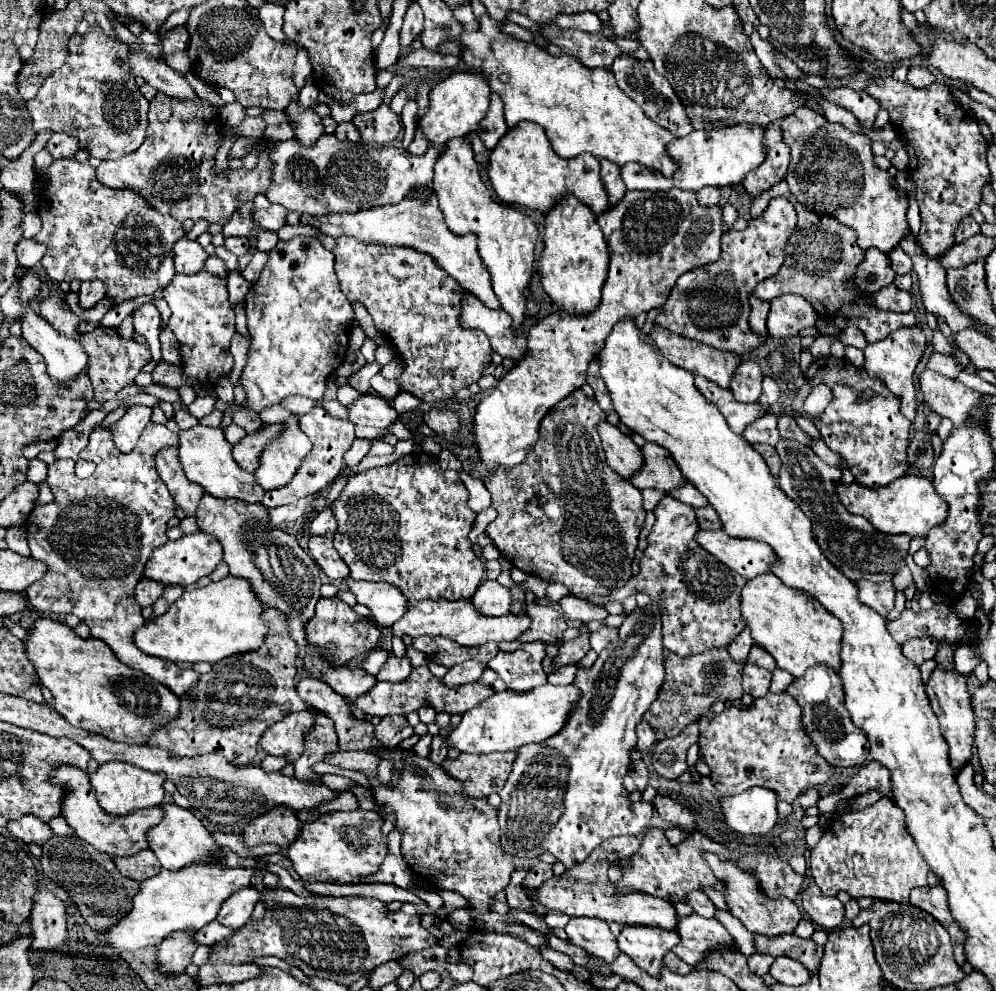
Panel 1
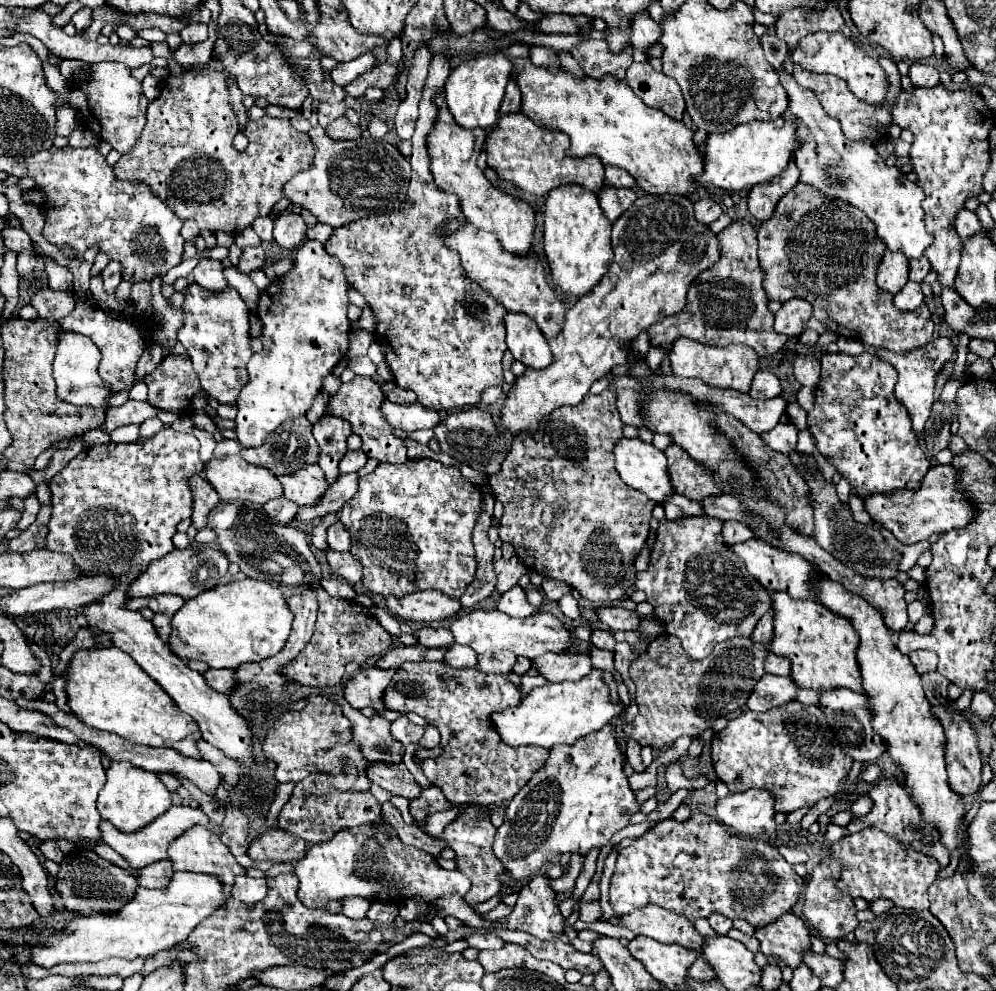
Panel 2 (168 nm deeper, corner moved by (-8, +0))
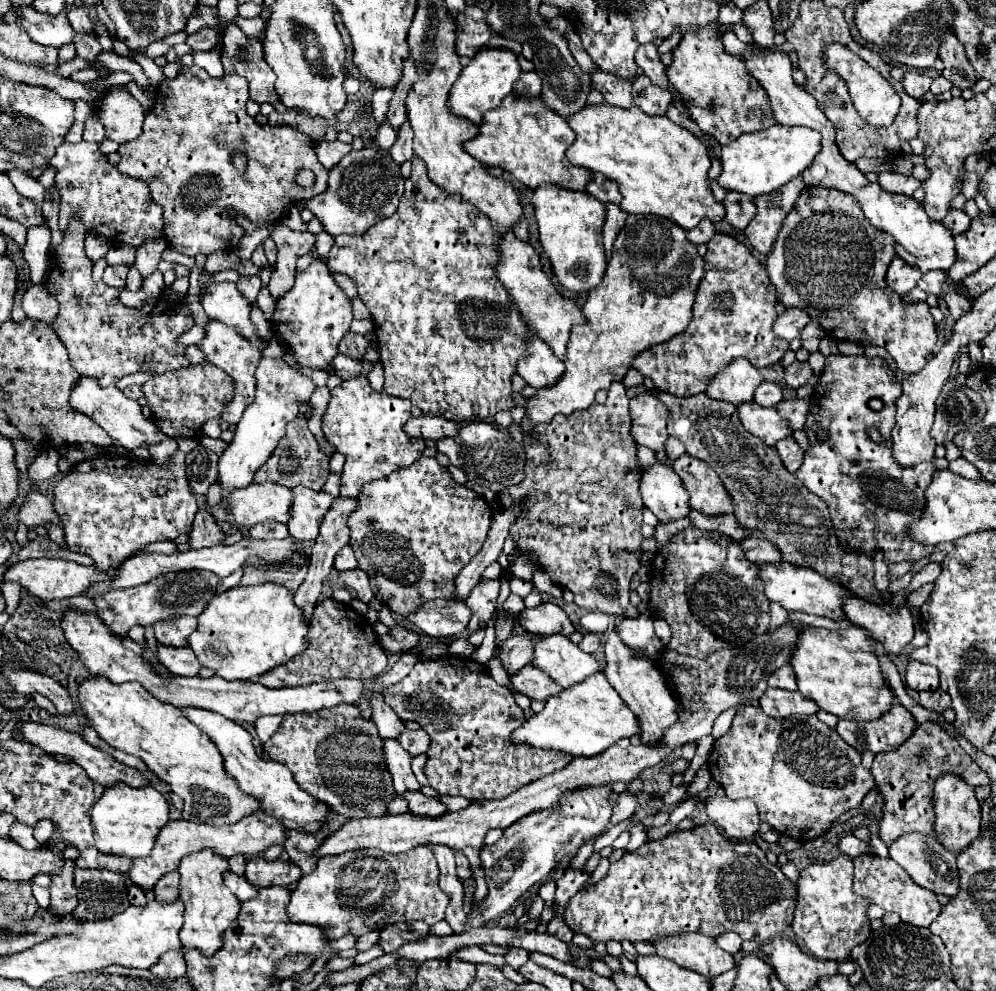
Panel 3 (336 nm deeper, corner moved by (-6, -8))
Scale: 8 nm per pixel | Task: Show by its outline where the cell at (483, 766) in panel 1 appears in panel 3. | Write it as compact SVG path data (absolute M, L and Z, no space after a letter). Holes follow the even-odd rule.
M442 656L428 662L418 662L412 672L396 686L384 690L384 702L398 714L400 720L416 720L430 736L432 746L428 748L428 762L424 774L428 784L438 794L448 796L464 796L470 802L476 800L500 800L520 790L524 784L538 780L546 774L552 774L560 768L566 768L572 756L564 752L540 750L528 744L520 744L518 748L510 748L510 732L524 722L522 708L518 708L512 692L494 682L494 678L474 660L460 660L458 656Z

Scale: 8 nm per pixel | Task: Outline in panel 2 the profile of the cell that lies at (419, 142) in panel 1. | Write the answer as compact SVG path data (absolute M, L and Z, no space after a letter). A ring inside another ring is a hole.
M434 54L412 136L412 178L400 210L336 228L326 242L326 252L342 262L350 286L366 298L376 316L376 342L384 352L394 382L400 388L414 390L418 402L432 410L474 406L480 402L482 390L502 386L504 316L508 314L494 296L478 288L474 280L466 280L458 252L450 252L434 236L434 228L446 224L446 220L454 220L454 228L466 222L462 208L458 208L458 198L446 196L436 188L426 150L426 136L434 128L438 114L432 96L444 86L448 74L450 58Z

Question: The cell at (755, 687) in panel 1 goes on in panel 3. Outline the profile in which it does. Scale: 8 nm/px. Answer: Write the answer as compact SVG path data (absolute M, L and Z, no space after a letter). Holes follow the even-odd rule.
M768 688L764 696L760 698L760 708L768 716L810 716L818 712L818 706L812 704L812 700L804 700L800 692L780 690L780 688Z

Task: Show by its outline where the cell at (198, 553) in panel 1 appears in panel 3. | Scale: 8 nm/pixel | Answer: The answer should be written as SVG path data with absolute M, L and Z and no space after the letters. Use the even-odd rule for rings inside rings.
M184 570L178 574L166 574L166 576L154 578L136 588L108 592L108 596L98 596L94 604L98 610L98 618L114 634L124 636L136 624L146 626L158 620L166 620L168 616L180 616L180 614L198 616L208 606L208 602L216 596L218 584L220 584L220 578L208 570Z

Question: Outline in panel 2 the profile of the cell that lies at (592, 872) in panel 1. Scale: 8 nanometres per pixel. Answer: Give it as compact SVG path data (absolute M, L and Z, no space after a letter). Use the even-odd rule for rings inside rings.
M644 906L620 918L620 924L634 934L644 934L662 944L680 944L688 950L702 950L704 936L698 934L694 924L676 912L666 912L658 906Z

